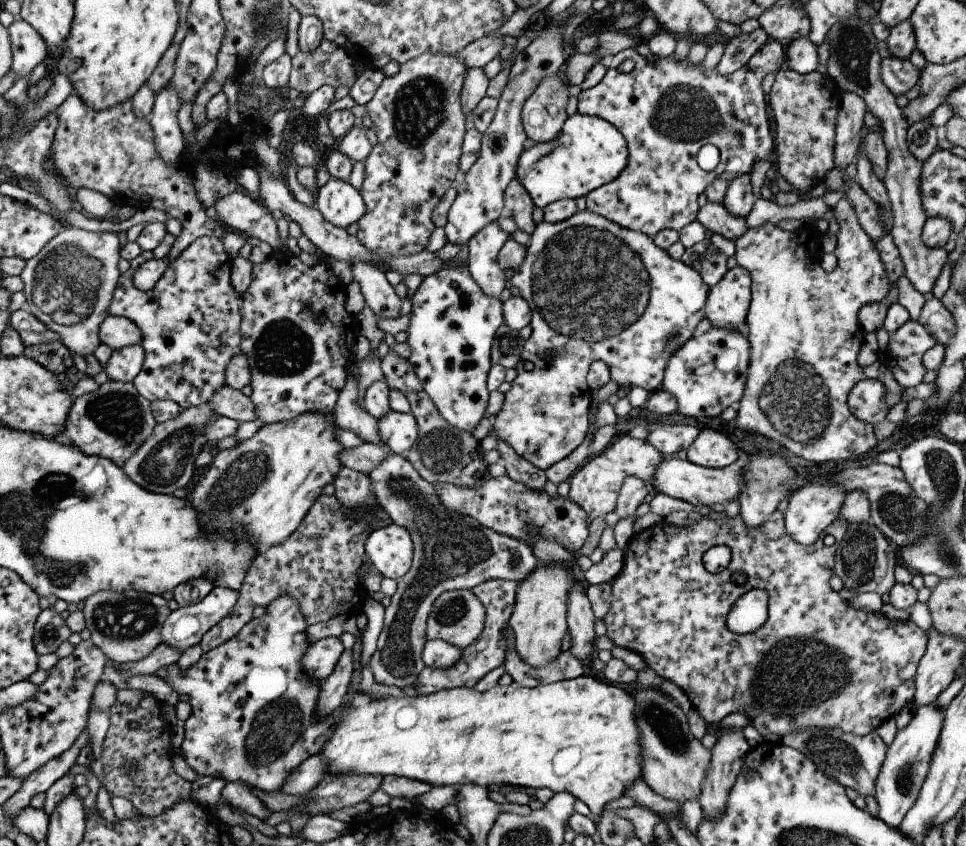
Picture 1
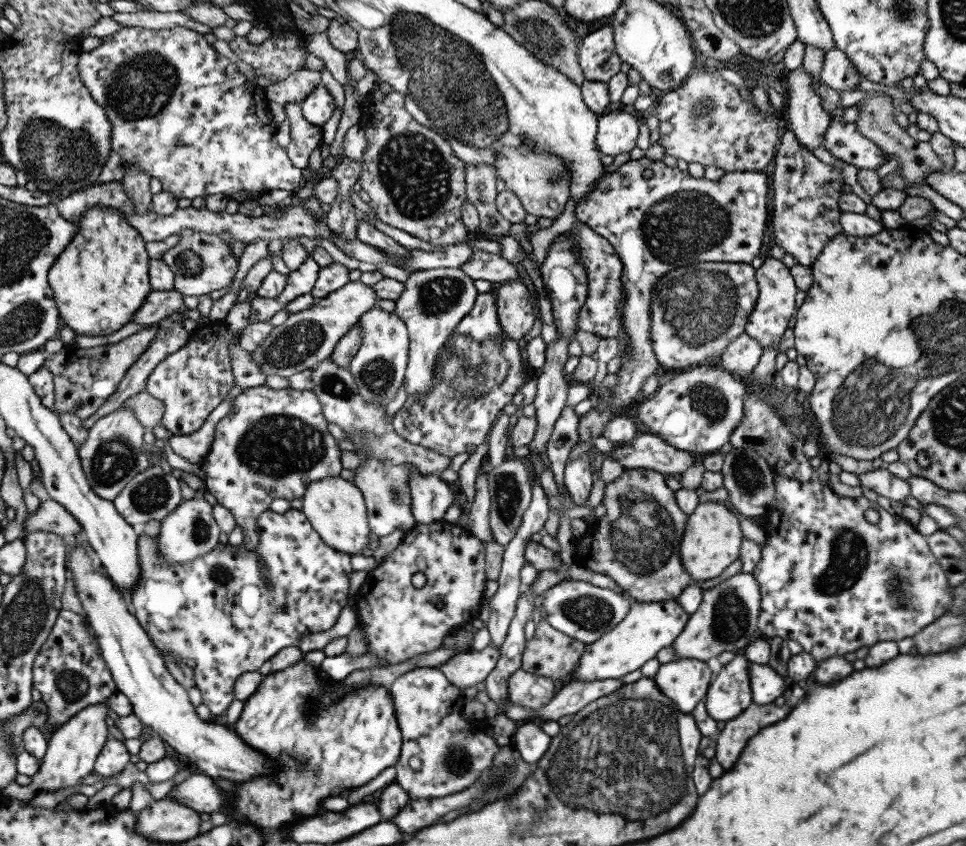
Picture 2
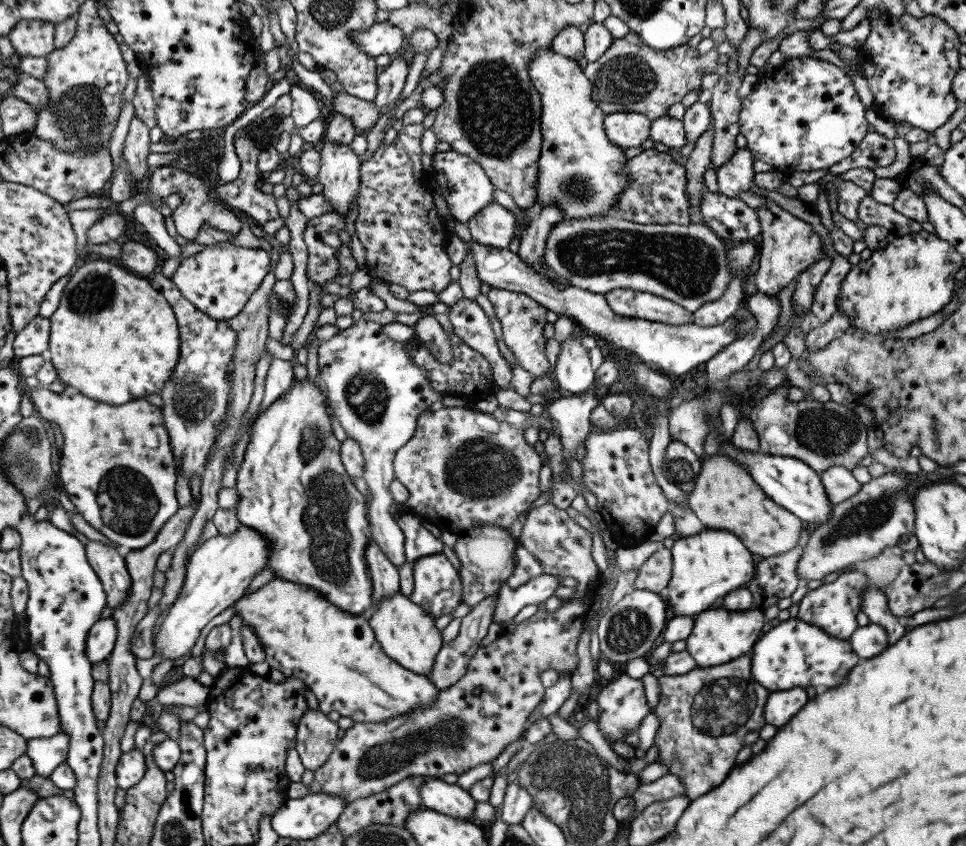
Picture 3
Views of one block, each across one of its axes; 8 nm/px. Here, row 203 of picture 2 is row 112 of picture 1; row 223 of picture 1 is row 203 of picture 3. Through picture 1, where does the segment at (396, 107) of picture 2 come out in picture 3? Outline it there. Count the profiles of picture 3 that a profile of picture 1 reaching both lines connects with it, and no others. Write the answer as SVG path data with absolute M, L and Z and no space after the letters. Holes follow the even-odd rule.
M421 123L403 125L401 130L396 132L396 137L392 142L387 145L380 143L368 160L360 162L354 234L365 250L366 263L364 268L371 278L383 281L388 285L401 285L405 287L407 293L417 290L439 293L452 282L448 274L452 264L445 253L448 237L447 226L437 214L430 189L423 185L425 172L421 165L421 154L424 153L420 145L422 134L423 126Z

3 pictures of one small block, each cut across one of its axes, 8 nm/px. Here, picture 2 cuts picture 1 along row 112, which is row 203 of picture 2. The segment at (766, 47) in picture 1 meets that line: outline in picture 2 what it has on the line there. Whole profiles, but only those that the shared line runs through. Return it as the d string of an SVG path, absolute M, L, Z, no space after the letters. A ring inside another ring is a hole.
M647 157L629 159L616 170L605 173L596 187L583 200L576 203L574 215L579 223L586 224L593 232L602 236L620 258L622 265L621 287L625 293L623 304L623 331L627 335L626 357L621 358L621 369L615 374L616 383L608 393L593 399L591 410L578 416L576 444L585 444L591 438L601 438L604 426L616 418L637 396L645 380L656 373L657 359L651 352L649 340L649 303L651 287L675 270L692 263L743 263L749 264L761 250L761 238L767 221L767 181L761 171L727 172L717 182L704 177L693 178L677 167L666 166L661 160L651 161Z

